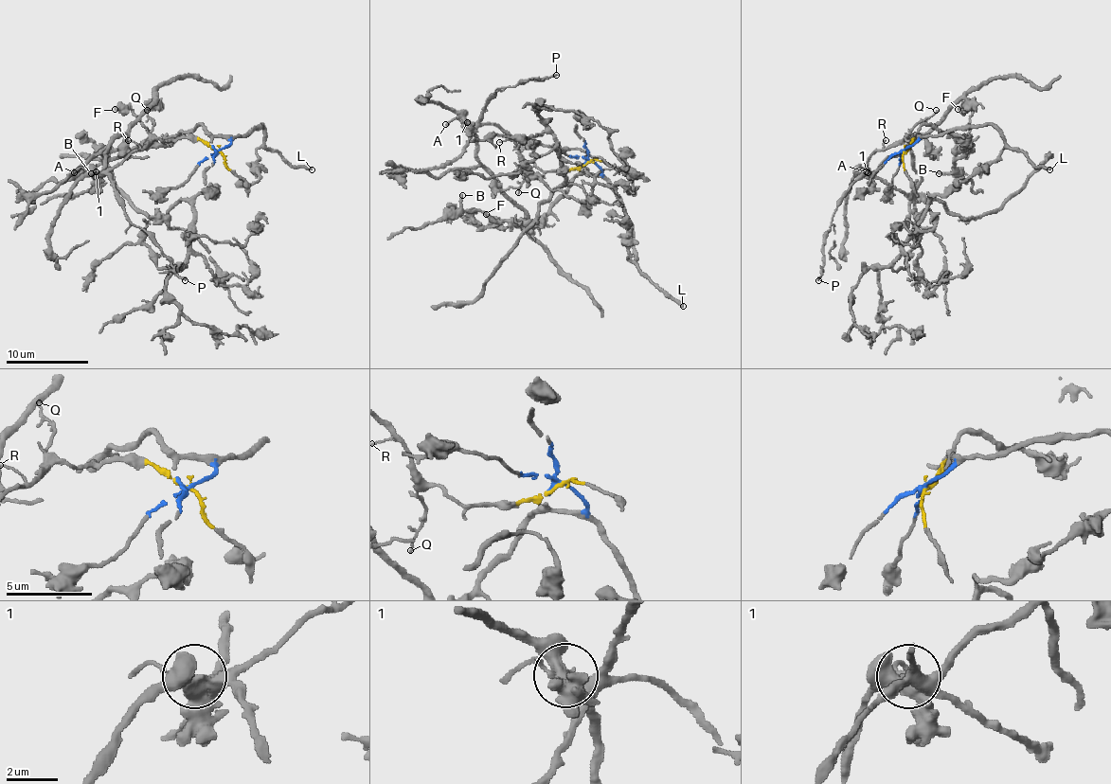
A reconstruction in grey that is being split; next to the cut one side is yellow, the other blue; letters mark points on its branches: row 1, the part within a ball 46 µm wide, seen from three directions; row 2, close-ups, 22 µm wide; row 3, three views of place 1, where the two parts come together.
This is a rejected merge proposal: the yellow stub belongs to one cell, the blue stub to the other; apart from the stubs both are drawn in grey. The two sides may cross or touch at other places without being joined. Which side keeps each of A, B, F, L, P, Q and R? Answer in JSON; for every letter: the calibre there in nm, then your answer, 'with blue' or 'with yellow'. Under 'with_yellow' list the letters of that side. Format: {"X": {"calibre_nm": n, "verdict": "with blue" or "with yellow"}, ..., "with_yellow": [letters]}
{"A": {"calibre_nm": 160, "verdict": "with yellow"}, "B": {"calibre_nm": 220, "verdict": "with blue"}, "F": {"calibre_nm": 380, "verdict": "with blue"}, "L": {"calibre_nm": 280, "verdict": "with blue"}, "P": {"calibre_nm": 200, "verdict": "with yellow"}, "Q": {"calibre_nm": 110, "verdict": "with yellow"}, "R": {"calibre_nm": 100, "verdict": "with yellow"}, "with_yellow": ["A", "P", "Q", "R"]}

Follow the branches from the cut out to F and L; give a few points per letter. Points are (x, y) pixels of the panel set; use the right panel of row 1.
F: (905, 150), (918, 137), (922, 125), (935, 125), (959, 139), (967, 139), (972, 111), (958, 109)
L: (905, 150), (916, 142), (949, 130), (991, 125), (1013, 150), (1019, 150), (1036, 167), (1050, 169)

